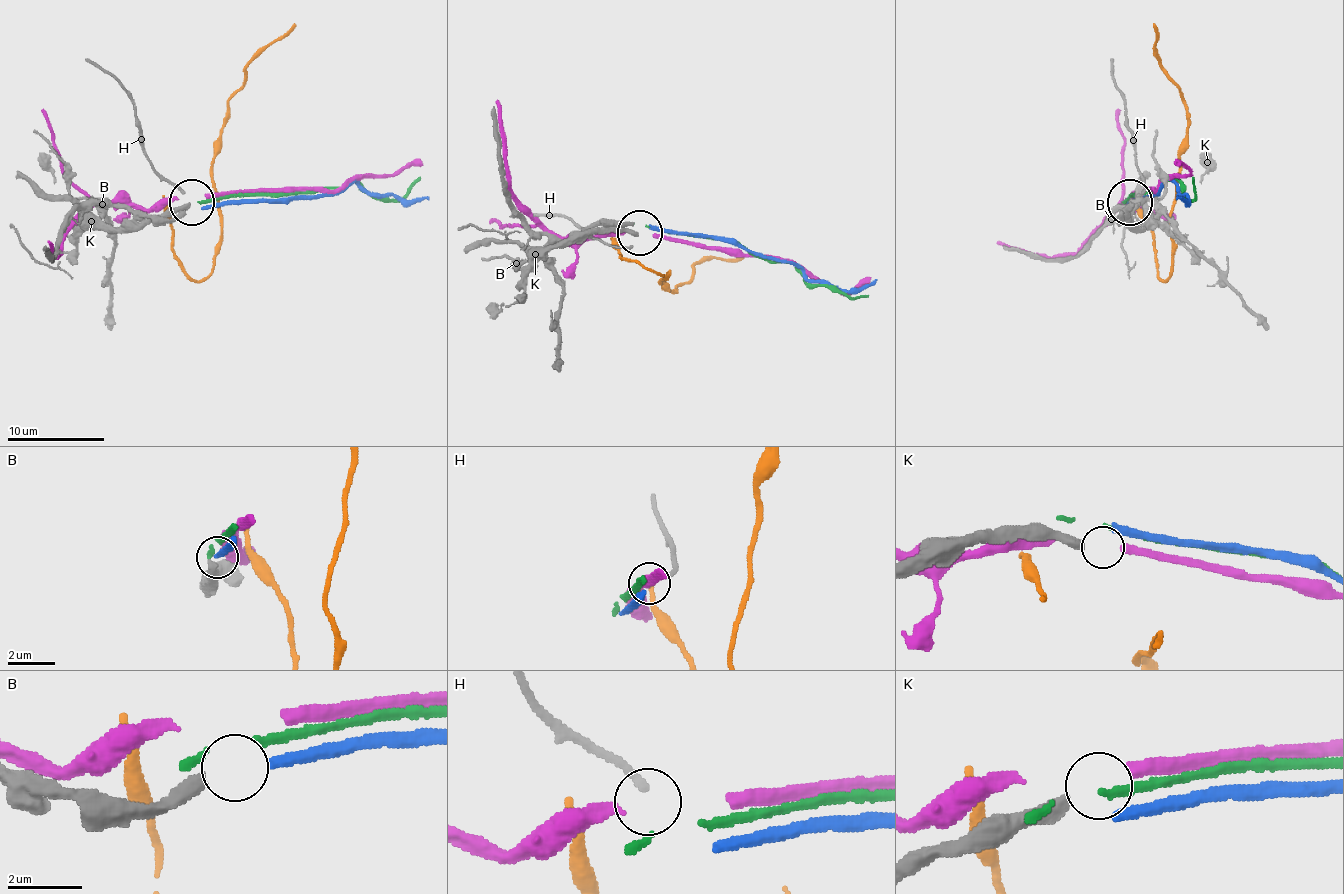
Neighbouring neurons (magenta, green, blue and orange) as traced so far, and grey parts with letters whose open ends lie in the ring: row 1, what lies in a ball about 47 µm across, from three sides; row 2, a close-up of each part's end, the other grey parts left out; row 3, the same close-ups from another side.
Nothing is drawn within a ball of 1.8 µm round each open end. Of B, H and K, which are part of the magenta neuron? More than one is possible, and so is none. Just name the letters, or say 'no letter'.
no letter

